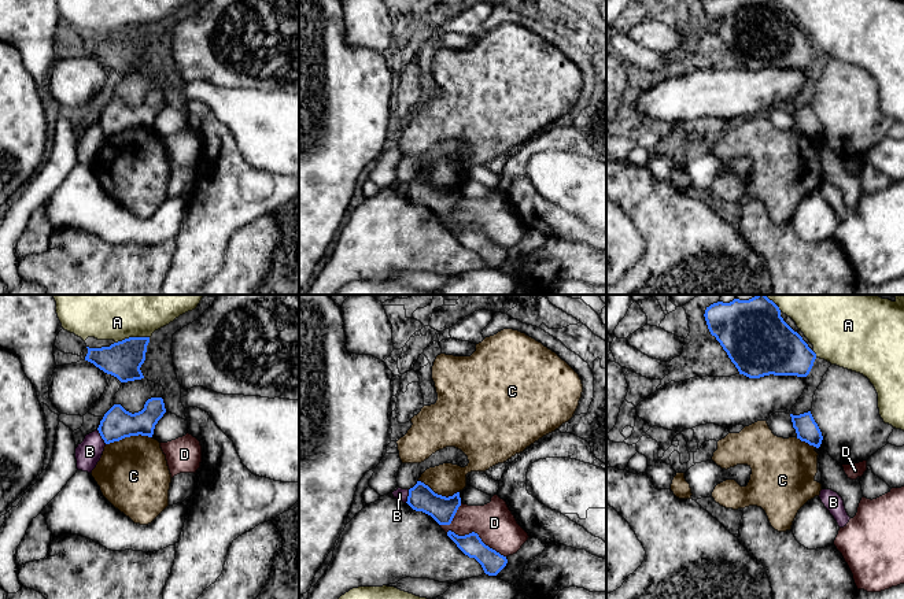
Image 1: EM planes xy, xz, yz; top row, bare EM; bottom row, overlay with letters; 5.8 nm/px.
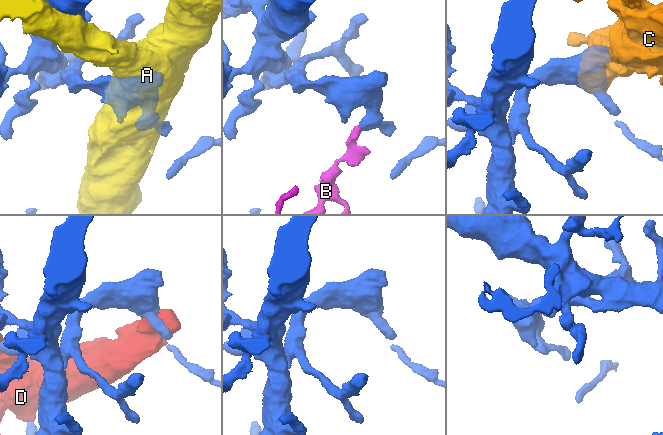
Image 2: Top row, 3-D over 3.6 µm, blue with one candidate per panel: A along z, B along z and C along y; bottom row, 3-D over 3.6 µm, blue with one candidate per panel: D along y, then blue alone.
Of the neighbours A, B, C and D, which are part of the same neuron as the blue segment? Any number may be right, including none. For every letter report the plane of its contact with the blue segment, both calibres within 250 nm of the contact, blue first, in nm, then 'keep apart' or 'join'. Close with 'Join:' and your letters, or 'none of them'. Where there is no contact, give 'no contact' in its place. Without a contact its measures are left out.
A: contact in xy; calibres 220 and 200 nm; keep apart
B: contact in xy; calibres 190 and 150 nm; keep apart
C: contact in xy; calibres 190 and 420 nm; keep apart
D: contact in xz; calibres 140 and 240 nm; keep apart
Join: none of them

